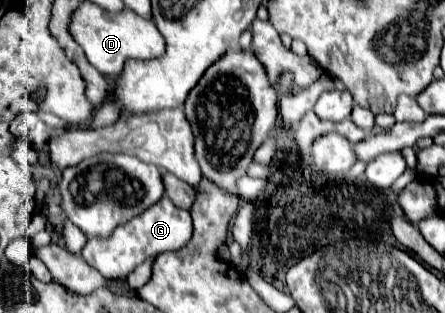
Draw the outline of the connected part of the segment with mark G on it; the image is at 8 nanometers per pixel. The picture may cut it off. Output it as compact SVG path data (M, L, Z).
M162 197L162 201L146 209L142 215L132 217L130 221L118 225L108 239L88 237L82 249L82 257L90 267L100 271L106 279L126 279L148 257L154 257L166 251L178 251L190 241L190 237L192 237L190 213L174 207L174 203L168 197Z

